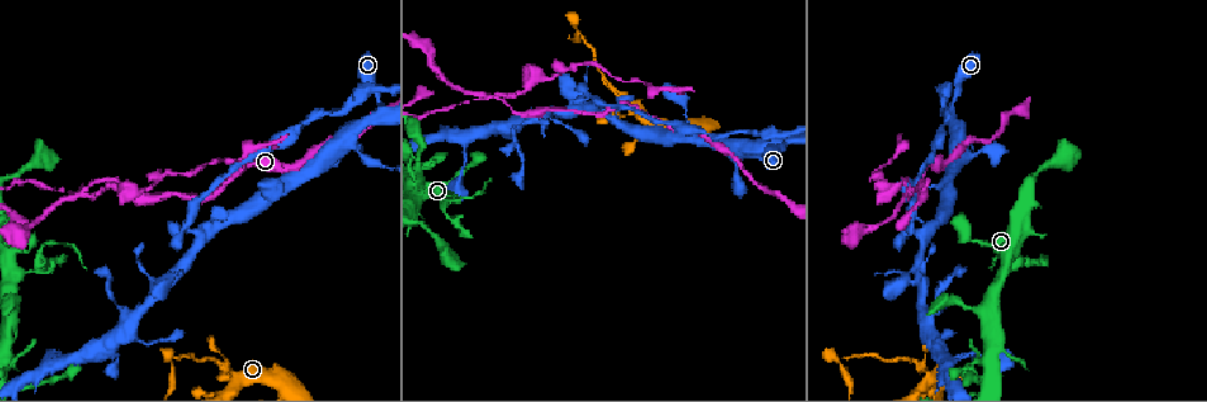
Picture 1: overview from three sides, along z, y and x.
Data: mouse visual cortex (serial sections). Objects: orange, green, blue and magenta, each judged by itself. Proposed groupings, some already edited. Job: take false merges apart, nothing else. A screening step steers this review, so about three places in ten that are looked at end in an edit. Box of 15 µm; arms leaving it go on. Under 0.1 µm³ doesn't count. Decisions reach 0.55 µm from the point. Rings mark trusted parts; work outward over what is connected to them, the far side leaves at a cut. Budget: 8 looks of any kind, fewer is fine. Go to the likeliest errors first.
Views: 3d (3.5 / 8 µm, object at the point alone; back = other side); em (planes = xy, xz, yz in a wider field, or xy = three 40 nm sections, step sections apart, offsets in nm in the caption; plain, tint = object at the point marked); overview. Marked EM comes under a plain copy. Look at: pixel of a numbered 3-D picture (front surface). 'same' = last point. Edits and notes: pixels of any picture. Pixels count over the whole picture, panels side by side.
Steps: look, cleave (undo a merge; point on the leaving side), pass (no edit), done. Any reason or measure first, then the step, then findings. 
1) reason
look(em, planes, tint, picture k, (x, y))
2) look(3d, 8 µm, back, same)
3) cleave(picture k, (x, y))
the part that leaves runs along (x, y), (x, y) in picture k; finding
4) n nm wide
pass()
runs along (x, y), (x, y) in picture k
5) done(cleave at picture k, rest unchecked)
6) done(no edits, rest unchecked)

three-way junction
look(3d, 3.5 µm, picture 1, (909, 190))

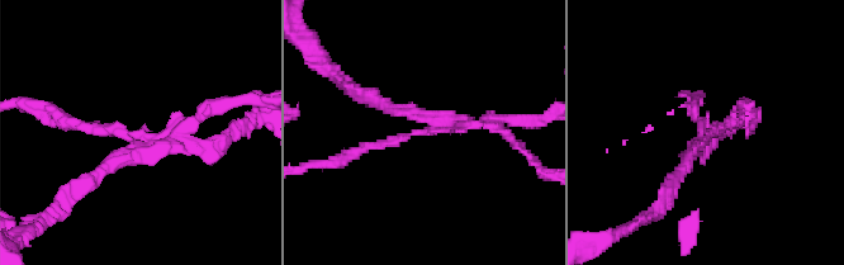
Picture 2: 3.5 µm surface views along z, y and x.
3 arms; arms of 150, 150, 200 nm; now the EM
look(em, xy, step 2, tint, picture 2, (710, 136))

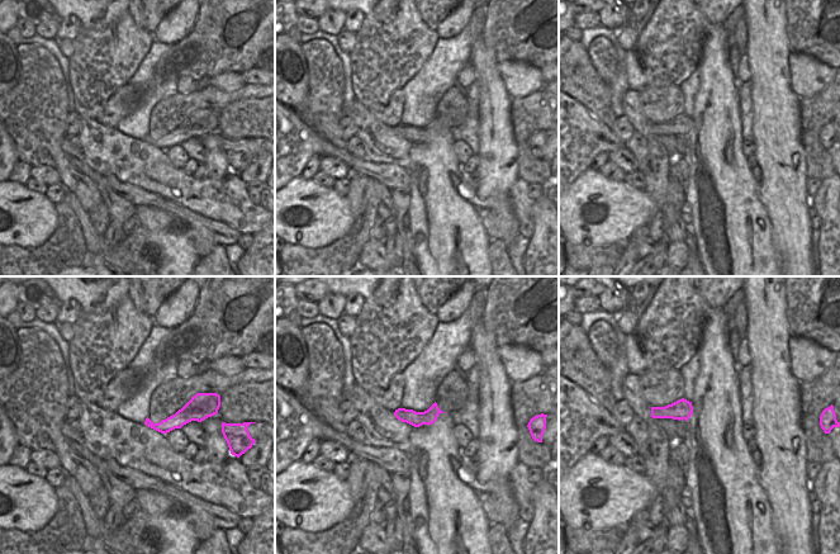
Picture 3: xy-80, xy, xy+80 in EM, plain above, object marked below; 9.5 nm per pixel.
pass()
runs along (436, 411), (428, 417), (398, 413) in picture 3; continuous, no second cell

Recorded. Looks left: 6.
thin neck
look(3d, 3.5 µm, back, picture 1, (38, 273))

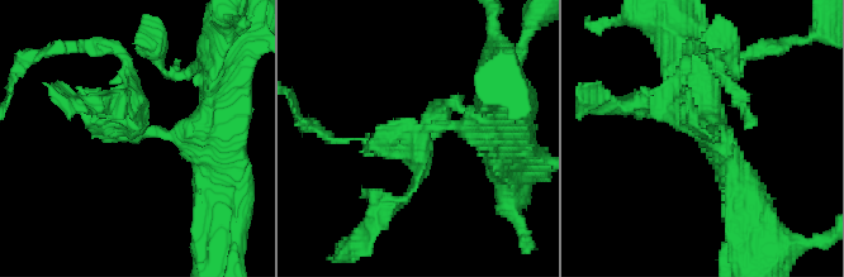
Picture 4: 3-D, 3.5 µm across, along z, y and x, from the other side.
shape alone is not enough
look(em, planes, tint, picture 4, (142, 131))

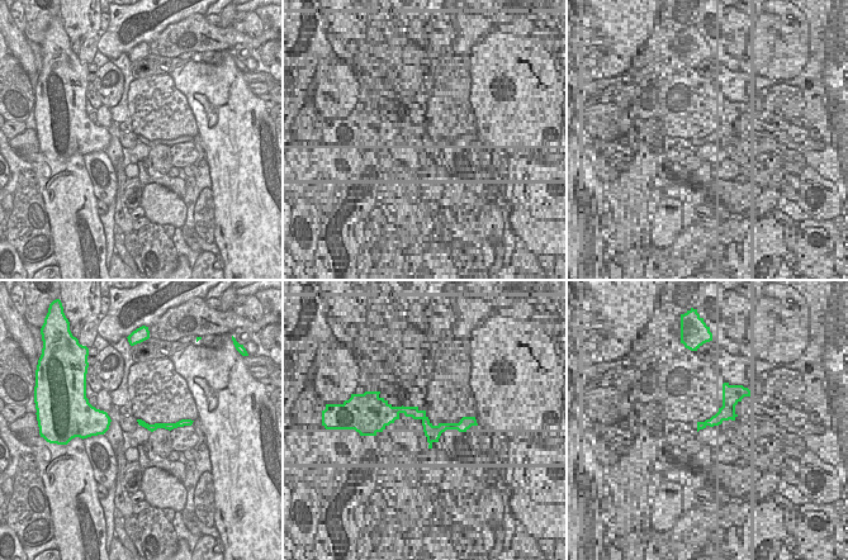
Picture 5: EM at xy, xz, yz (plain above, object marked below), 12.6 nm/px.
another direction
look(em, xy, step 5, tint, same)

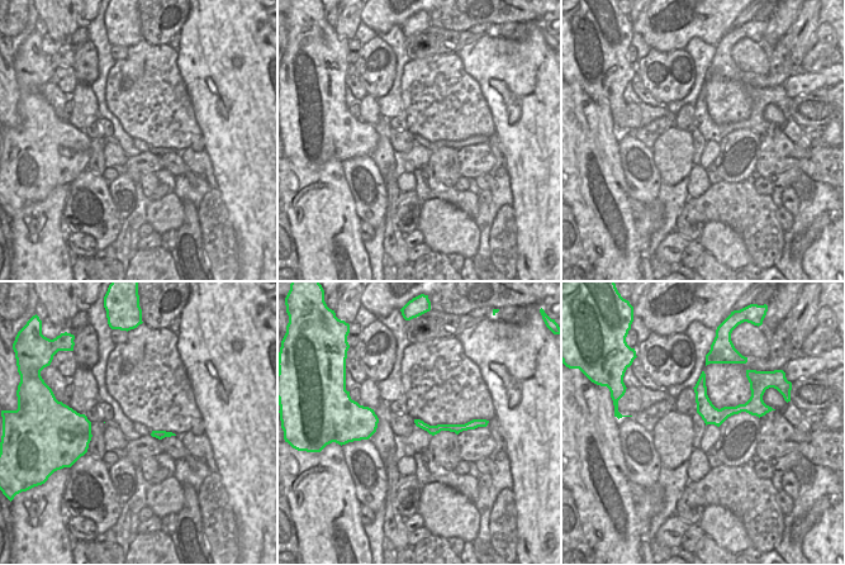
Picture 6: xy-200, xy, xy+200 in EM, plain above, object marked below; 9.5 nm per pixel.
cleave(picture 4, (100, 129))
the part that leaves runs along (142, 133), (131, 101), (84, 101) in picture 4; a second cell is stuck on

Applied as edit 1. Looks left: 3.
thick turns thin
look(3d, 3.5 µm, picture 1, (924, 369))

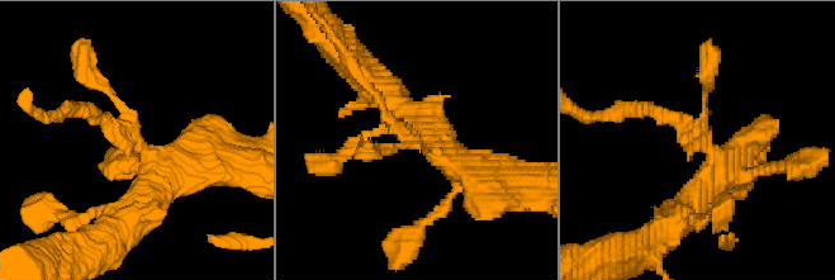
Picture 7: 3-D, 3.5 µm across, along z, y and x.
need the tissue
look(em, xy, step 3, tint, picture 7, (412, 141))

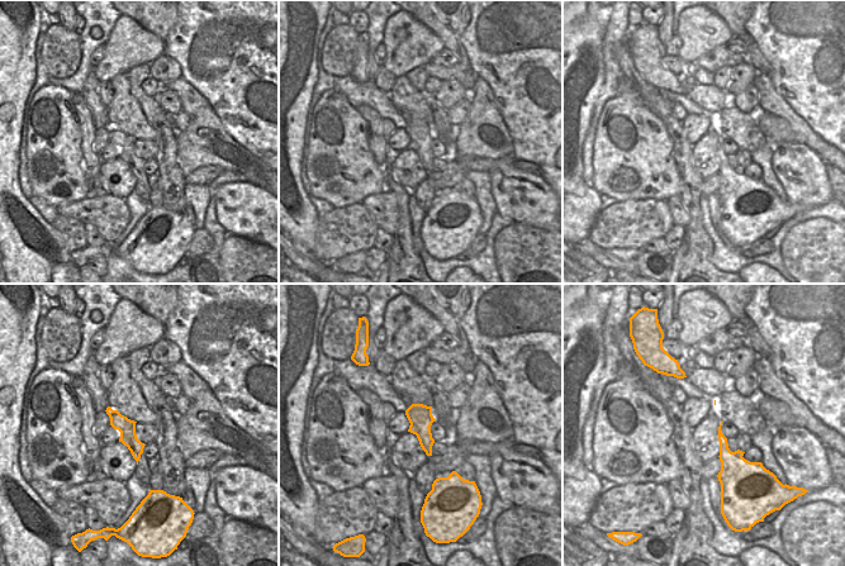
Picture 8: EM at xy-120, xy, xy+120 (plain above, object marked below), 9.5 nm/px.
220 nm wide
cleave(picture 7, (114, 133))
the part that leaves runs along (142, 148), (93, 110), (65, 110) in picture 7; a second cell is stuck on

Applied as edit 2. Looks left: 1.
done(cleave at picture 4, cleave at picture 7, rest unchecked)

